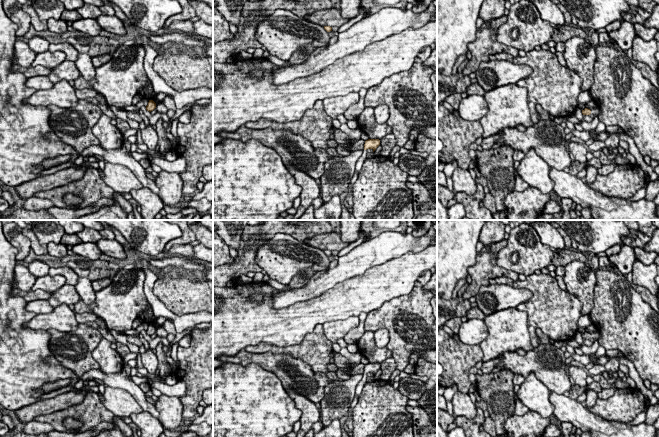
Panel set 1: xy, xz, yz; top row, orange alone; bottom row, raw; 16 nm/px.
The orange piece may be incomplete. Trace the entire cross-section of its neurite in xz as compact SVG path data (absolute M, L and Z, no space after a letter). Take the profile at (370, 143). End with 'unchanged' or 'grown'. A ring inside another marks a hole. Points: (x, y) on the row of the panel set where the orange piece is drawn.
M368 139L365 141L363 154L361 155L361 157L356 162L356 166L355 166L355 172L356 173L359 174L364 161L367 159L367 156L366 156L367 150L372 149L374 152L379 145L380 145L379 139Z; grown

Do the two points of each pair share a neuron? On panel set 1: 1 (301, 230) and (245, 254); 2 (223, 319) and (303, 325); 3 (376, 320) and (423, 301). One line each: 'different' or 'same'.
1: same
2: same
3: same

